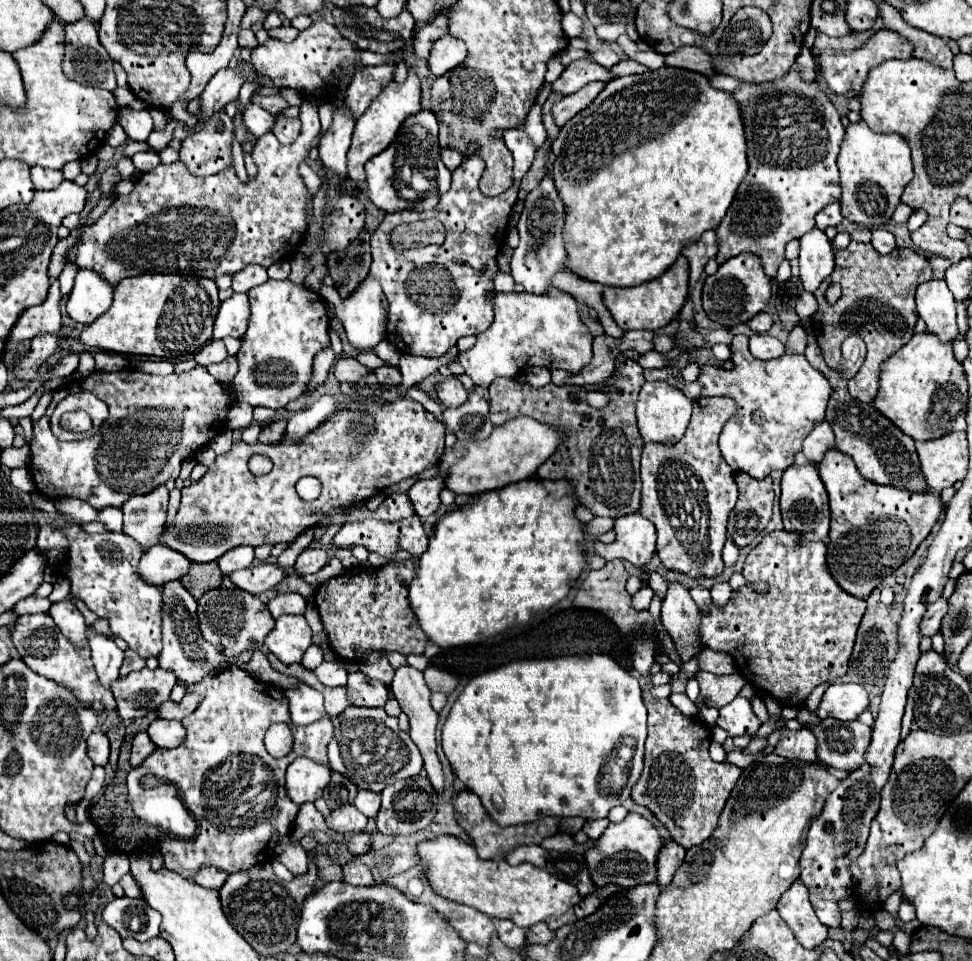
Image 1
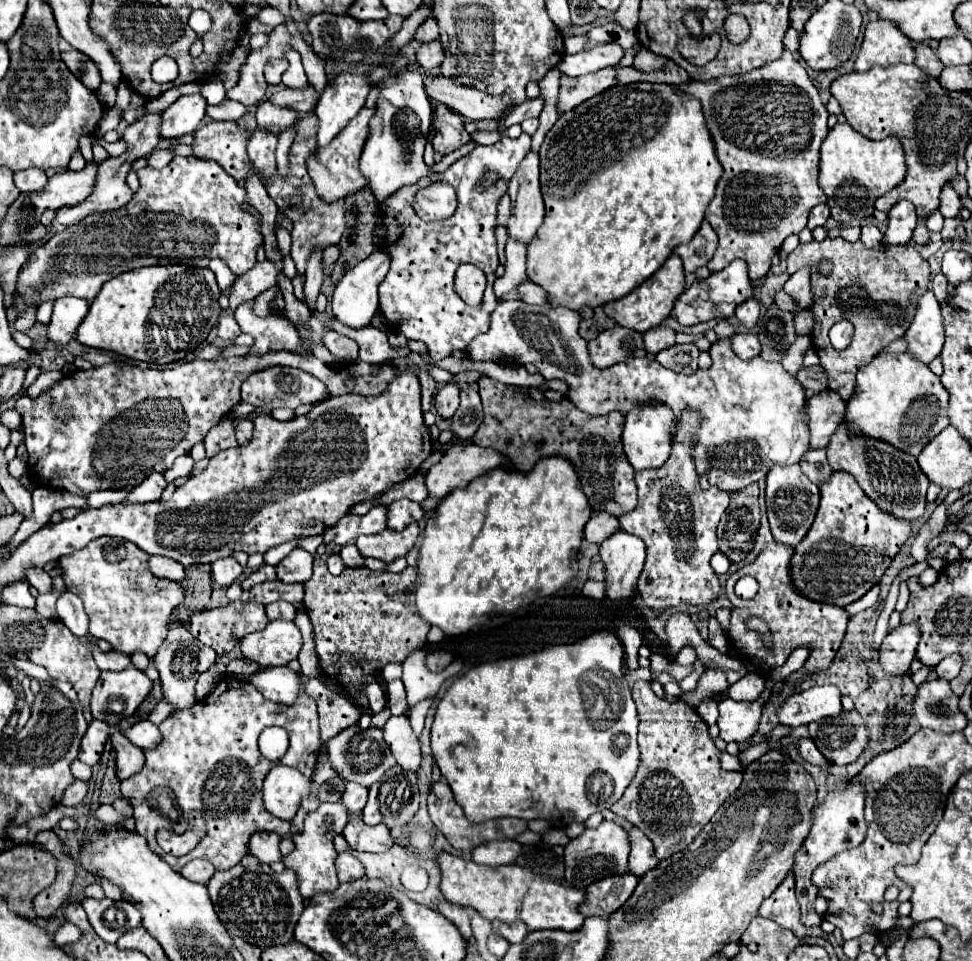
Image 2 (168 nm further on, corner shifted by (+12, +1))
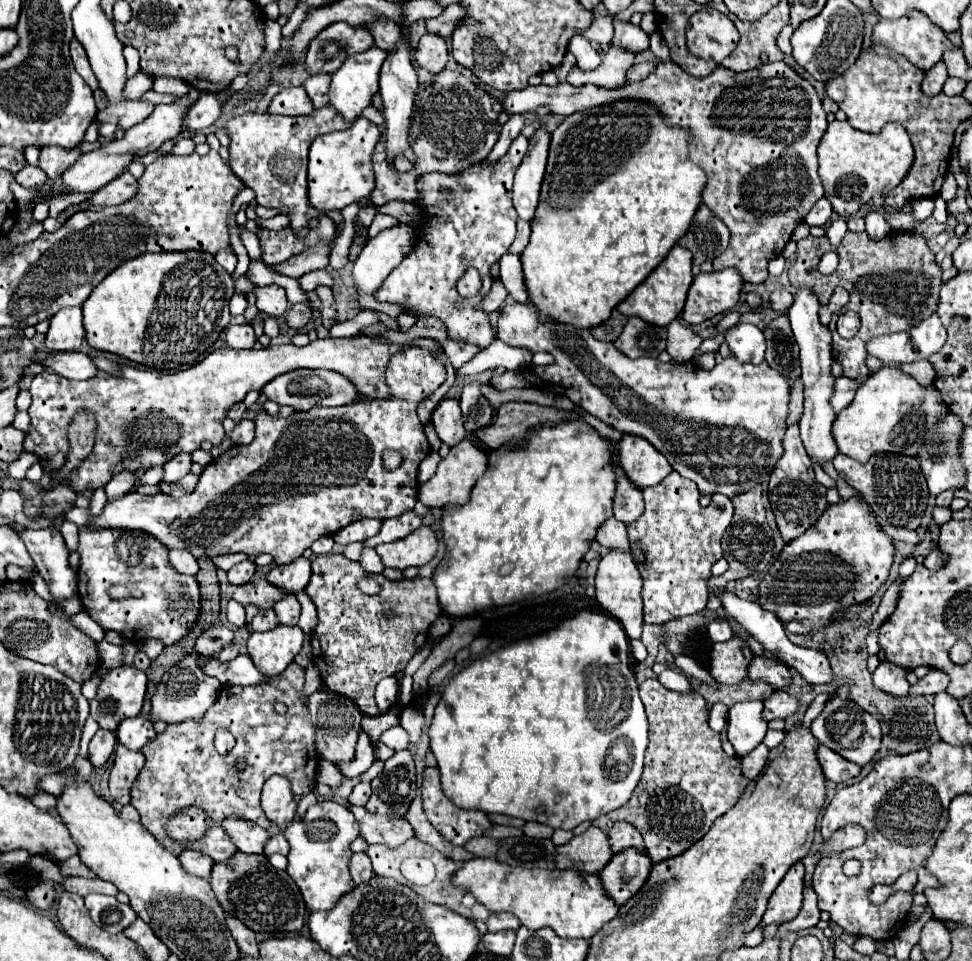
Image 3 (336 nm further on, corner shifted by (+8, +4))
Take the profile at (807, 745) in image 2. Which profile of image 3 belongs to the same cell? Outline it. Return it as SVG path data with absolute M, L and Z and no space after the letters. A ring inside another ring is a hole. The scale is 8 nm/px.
M820 746L818 748L818 760L820 760L820 766L826 774L828 780L832 780L834 784L842 784L854 776L860 774L860 766L842 758L840 754L832 752L828 746Z

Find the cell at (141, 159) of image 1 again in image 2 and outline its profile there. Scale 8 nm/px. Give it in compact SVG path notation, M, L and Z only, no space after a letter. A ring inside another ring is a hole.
M156 149L156 151L152 151L152 153L148 155L148 167L152 167L152 169L162 169L162 167L166 167L166 165L170 163L172 157L174 157L174 155L170 153L170 149Z

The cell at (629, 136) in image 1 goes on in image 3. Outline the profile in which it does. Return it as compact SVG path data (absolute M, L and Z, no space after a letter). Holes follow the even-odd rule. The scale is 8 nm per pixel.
M620 100L614 104L606 106L596 106L588 108L576 114L570 114L564 118L564 122L552 132L552 142L550 142L550 156L548 156L548 166L546 174L542 180L542 190L540 190L540 204L536 208L536 216L530 222L532 224L532 234L530 242L520 254L522 260L522 272L524 272L524 284L530 296L532 306L544 316L546 320L556 320L562 324L572 324L576 328L594 328L602 322L606 322L612 314L612 310L640 284L646 280L646 276L666 258L670 248L678 242L680 236L686 234L688 224L692 222L700 202L702 202L702 190L706 186L706 174L702 168L698 168L690 158L688 158L688 132L682 128L670 128L664 124L664 118L660 112L646 102L636 102L636 100Z

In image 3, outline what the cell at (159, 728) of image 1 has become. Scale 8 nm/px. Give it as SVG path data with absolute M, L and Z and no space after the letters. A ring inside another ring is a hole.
M142 716L122 720L120 728L116 730L118 742L130 750L142 750L142 746L146 746L154 736L156 736L156 732L152 728L152 722Z

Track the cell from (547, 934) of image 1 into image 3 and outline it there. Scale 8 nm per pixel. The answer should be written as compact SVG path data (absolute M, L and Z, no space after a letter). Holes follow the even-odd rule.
M492 912L490 918L486 920L486 928L488 932L500 932L500 930L518 930L520 922L514 914L510 912Z

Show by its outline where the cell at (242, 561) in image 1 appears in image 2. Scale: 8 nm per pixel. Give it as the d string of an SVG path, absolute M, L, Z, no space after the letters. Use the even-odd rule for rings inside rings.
M224 557L224 559L218 559L216 563L212 563L212 577L222 587L228 587L240 575L242 575L242 567L234 557Z

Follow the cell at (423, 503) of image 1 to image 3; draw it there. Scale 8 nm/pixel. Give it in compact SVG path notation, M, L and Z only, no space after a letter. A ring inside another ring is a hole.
M406 512L398 518L388 518L382 522L382 528L376 536L372 536L372 540L366 540L364 546L378 546L384 542L394 542L394 540L402 540L404 536L412 534L418 526L422 526L422 518L416 516L414 512Z

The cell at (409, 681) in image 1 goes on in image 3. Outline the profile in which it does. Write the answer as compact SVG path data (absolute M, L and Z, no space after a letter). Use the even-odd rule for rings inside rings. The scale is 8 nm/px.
M404 676L400 682L400 704L408 704L412 700L412 678Z

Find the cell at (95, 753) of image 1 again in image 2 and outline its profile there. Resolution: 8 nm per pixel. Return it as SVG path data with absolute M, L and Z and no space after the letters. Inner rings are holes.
M92 721L88 725L88 731L84 733L82 737L82 743L80 743L80 753L78 753L78 759L86 765L96 765L100 755L102 755L102 749L104 749L104 743L108 739L108 725L106 723L100 723L100 721Z

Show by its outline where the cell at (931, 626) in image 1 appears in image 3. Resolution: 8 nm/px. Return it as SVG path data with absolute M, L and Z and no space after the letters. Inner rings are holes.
M882 662L874 676L872 676L872 682L876 688L880 688L882 692L890 692L890 696L896 696L896 698L902 698L908 694L908 680L904 676L904 668L896 666L896 664L890 664L890 662Z

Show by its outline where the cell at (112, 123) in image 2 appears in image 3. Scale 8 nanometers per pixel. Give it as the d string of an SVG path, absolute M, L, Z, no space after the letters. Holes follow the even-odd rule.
M136 72L128 82L126 82L126 92L124 92L124 98L128 100L138 100L142 98L142 94L146 92L146 86L144 84L154 84L154 78L152 76L144 76L144 72Z

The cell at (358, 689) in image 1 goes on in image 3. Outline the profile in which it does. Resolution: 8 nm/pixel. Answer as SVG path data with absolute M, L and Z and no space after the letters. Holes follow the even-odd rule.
M388 676L384 680L378 682L376 686L376 704L380 708L380 712L388 712L398 696L398 678L396 676Z

